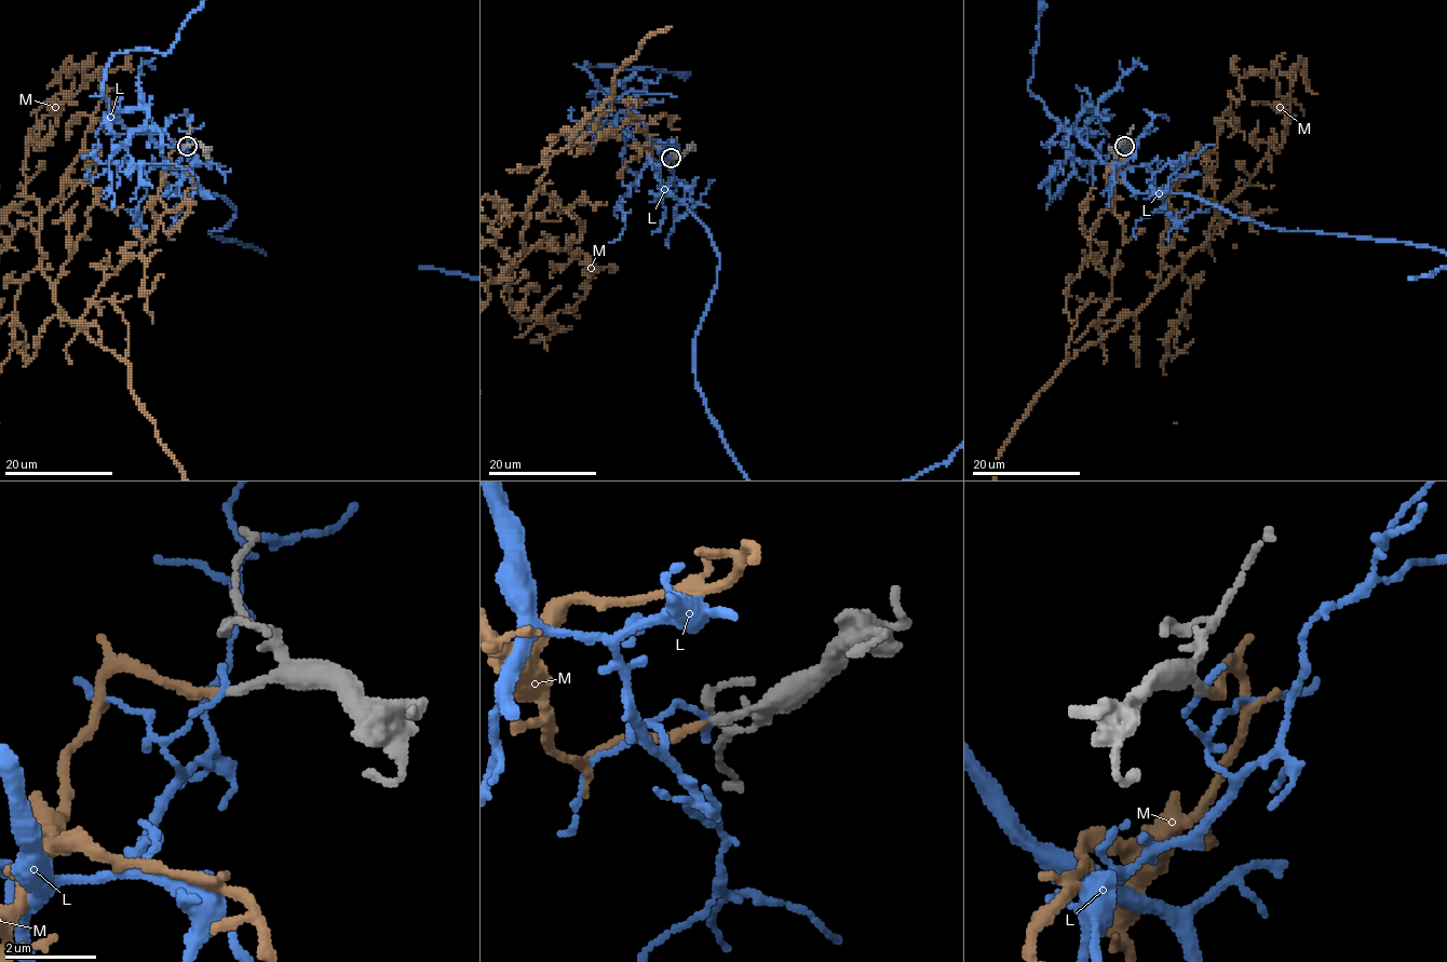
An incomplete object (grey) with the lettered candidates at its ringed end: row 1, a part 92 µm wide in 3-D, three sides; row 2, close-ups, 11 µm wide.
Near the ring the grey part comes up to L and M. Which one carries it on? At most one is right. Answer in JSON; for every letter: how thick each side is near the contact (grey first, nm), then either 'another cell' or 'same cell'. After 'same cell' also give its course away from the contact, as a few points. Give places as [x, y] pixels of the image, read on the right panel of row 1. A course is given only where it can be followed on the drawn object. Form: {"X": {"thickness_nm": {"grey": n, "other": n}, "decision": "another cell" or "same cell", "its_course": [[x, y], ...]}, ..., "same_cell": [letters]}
{"L": {"thickness_nm": {"grey": 190, "other": 150}, "decision": "another cell"}, "M": {"thickness_nm": {"grey": 190, "other": 200}, "decision": "same cell"}, "same_cell": ["M"]}

